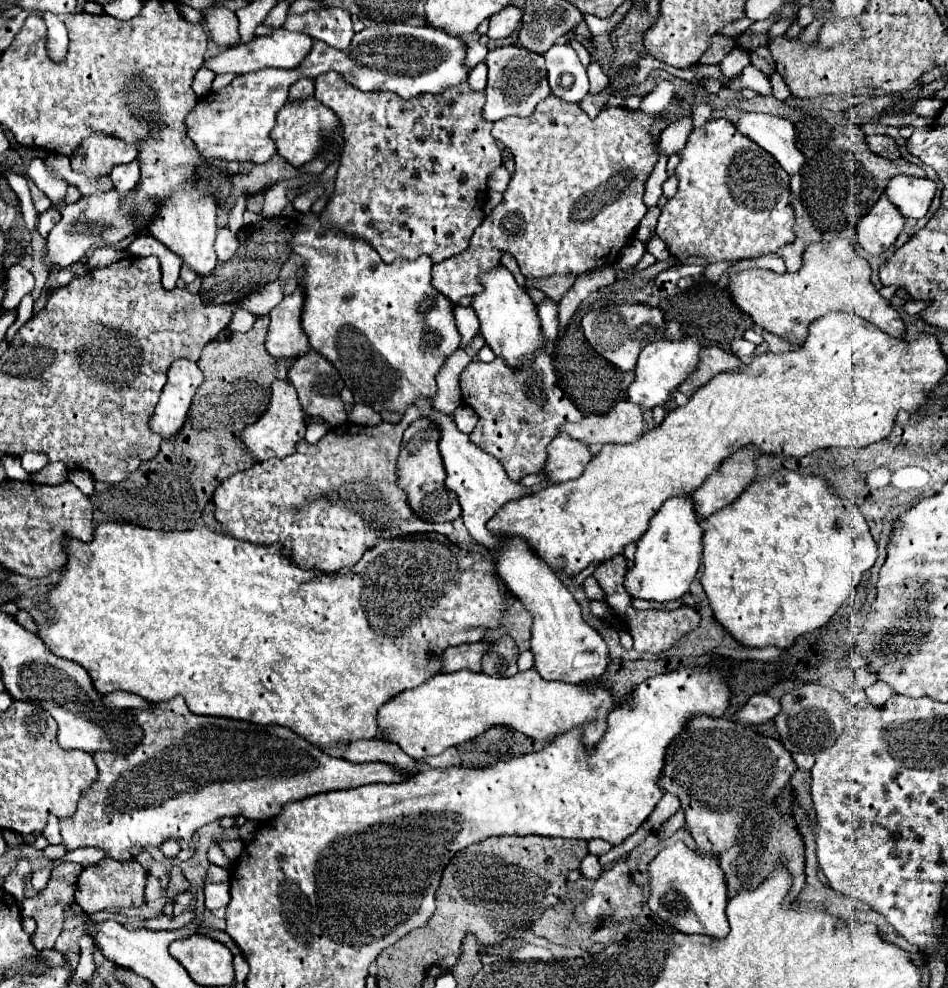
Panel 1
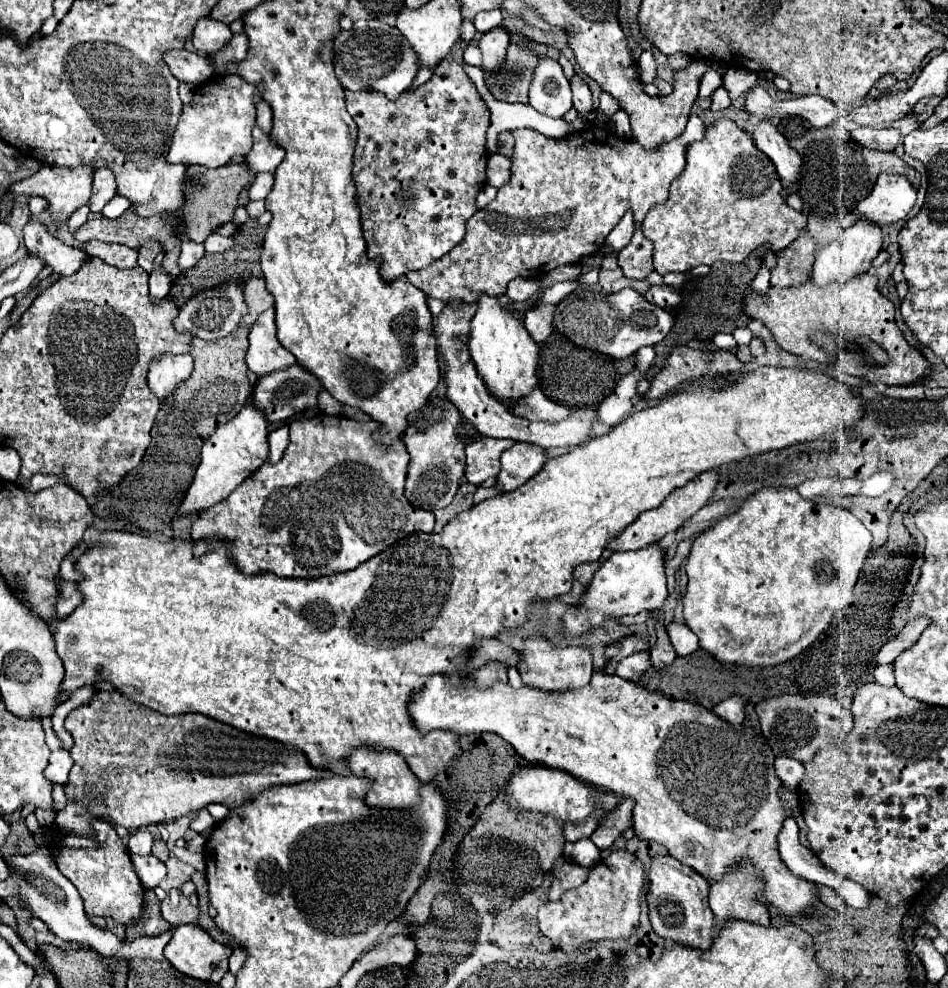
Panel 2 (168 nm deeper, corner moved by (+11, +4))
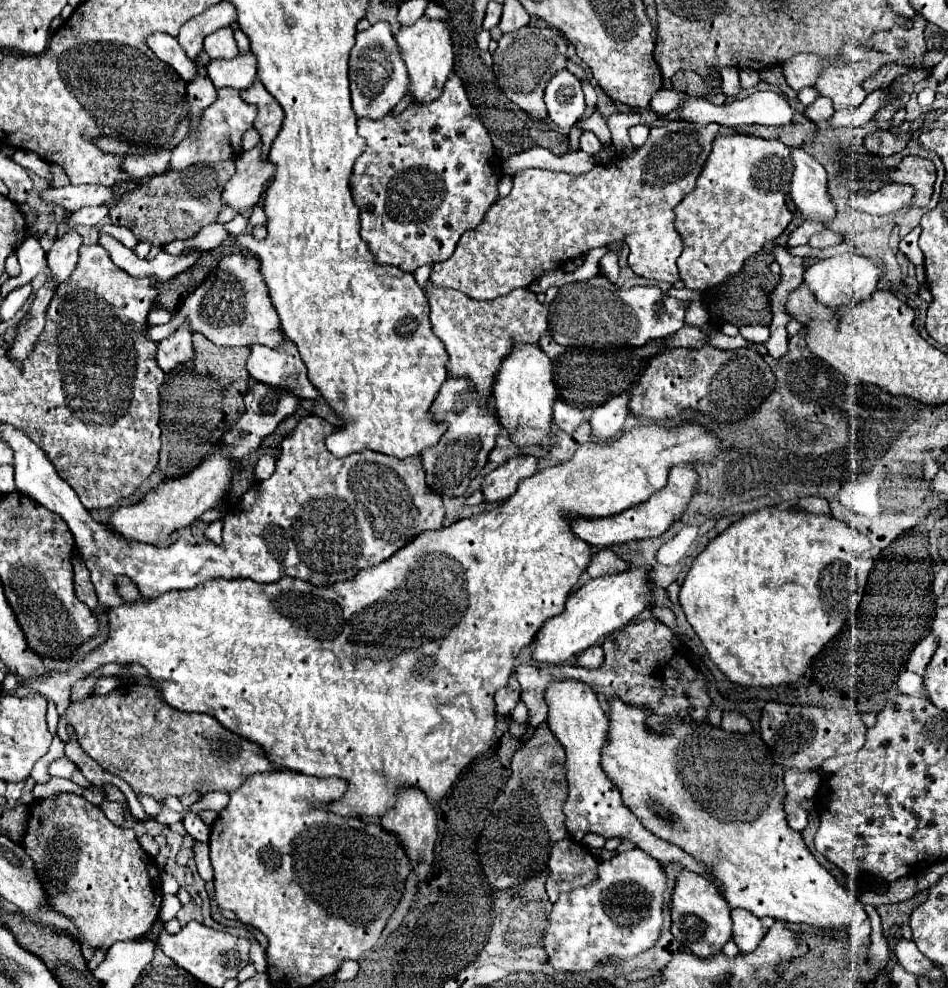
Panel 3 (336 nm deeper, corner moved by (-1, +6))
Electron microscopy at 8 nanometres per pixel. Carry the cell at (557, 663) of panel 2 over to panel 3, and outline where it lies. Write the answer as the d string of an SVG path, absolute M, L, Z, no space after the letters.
M563 679L549 683L545 691L545 701L549 705L549 729L553 735L561 741L567 755L567 783L569 783L569 797L565 801L565 815L567 815L567 831L569 837L575 841L581 841L587 833L599 833L607 839L611 837L623 837L633 841L639 849L643 849L647 855L655 857L661 865L677 861L685 869L705 875L707 867L687 855L683 849L673 847L671 843L665 843L651 831L647 831L639 819L631 813L631 809L623 803L621 791L613 785L613 781L605 775L601 769L601 747L607 739L607 715L599 705L599 699L595 691L589 687L589 683L577 681L577 679Z

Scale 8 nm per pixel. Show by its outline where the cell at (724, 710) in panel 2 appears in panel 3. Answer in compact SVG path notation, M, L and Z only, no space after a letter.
M723 711L721 727L725 727L727 731L739 731L739 733L749 733L751 731L749 719L739 711Z

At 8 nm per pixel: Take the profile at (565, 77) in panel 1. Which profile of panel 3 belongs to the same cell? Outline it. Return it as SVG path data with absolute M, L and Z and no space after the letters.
M567 69L557 71L545 87L547 119L559 129L571 129L585 113L585 97L579 79Z

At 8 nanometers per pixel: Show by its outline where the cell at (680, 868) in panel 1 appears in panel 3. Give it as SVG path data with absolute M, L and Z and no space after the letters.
M679 871L675 889L671 893L671 933L693 955L711 957L723 949L731 939L731 909L709 877L693 875L693 871Z

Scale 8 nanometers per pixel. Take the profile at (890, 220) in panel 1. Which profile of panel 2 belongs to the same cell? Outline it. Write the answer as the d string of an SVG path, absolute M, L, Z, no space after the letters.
M861 217L857 221L857 225L849 227L847 231L841 233L841 237L837 237L833 243L829 243L827 247L823 247L817 255L815 255L815 261L813 261L813 267L811 267L811 281L819 287L823 285L829 285L833 281L837 283L847 283L851 279L857 279L865 273L869 273L871 269L871 261L879 255L881 251L881 229L879 225L873 225L873 221L865 221L865 217Z

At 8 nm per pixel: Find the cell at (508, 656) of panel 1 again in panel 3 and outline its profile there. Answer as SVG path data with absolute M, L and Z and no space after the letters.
M511 677L509 683L507 683L503 689L499 689L499 691L495 693L495 697L493 697L493 699L495 699L497 713L499 713L499 715L511 713L511 711L515 709L517 701L519 701L519 693L521 693L521 687L519 687L517 679Z

